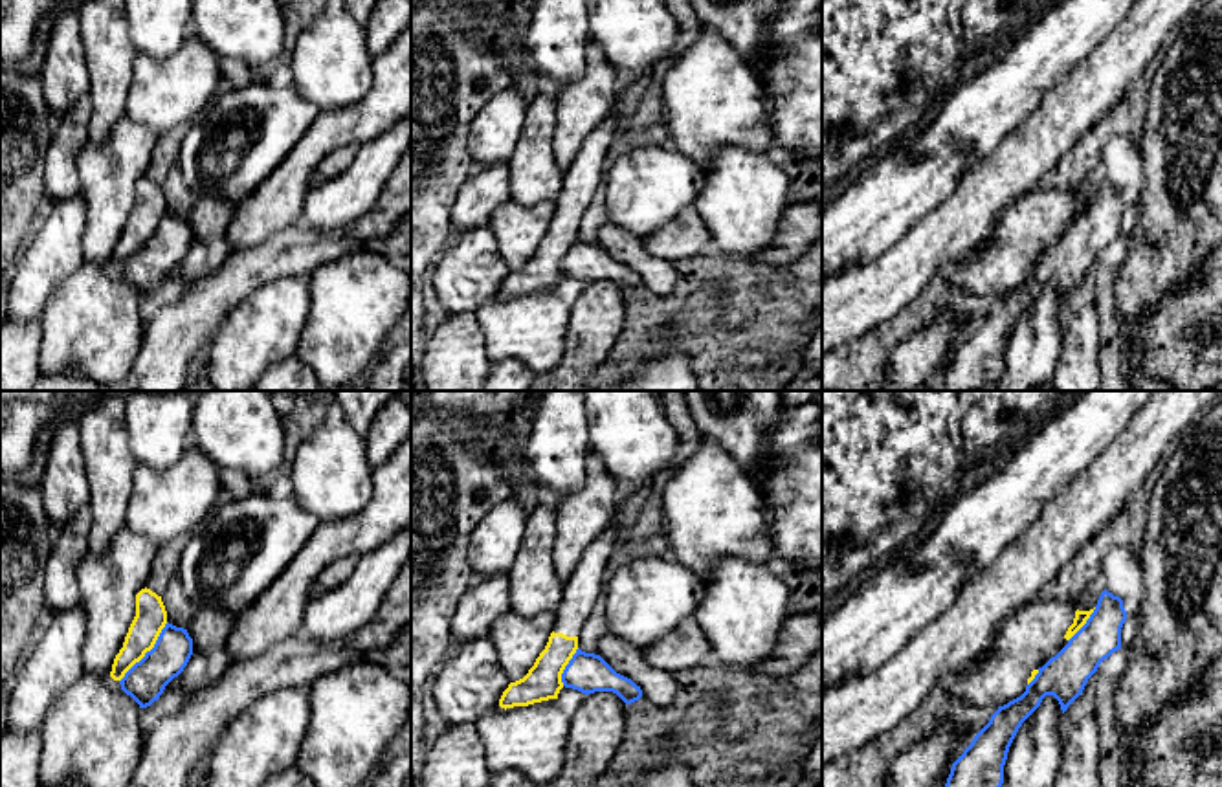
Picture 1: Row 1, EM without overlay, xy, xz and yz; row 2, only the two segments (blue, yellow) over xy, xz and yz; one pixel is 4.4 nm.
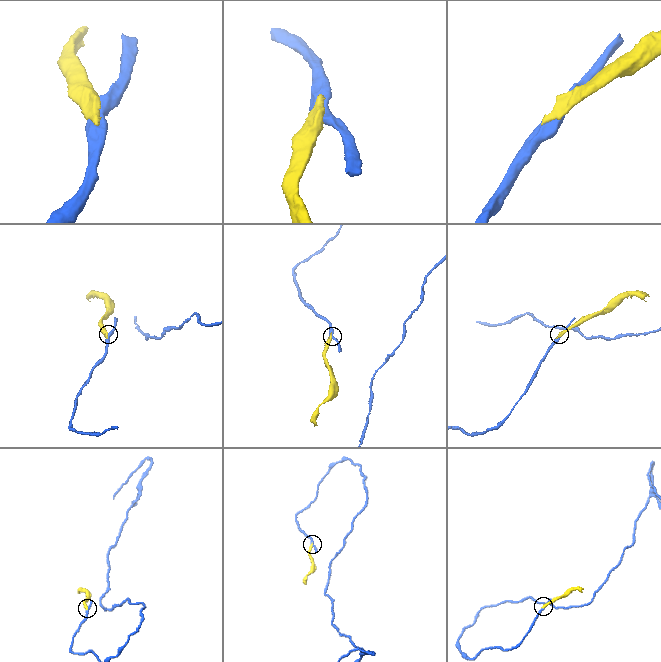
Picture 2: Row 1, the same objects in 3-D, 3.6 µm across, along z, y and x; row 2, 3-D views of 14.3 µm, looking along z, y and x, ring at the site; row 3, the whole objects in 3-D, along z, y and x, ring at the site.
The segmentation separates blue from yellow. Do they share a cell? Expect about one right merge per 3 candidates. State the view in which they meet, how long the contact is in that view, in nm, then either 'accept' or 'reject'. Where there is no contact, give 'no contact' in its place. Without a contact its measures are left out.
xy | 340 nm | reject

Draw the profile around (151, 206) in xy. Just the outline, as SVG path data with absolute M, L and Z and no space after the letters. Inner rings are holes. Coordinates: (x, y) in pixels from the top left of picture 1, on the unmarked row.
M150 178L136 183L136 205L128 216L123 237L114 248L110 266L121 270L125 262L150 240L167 213L161 185Z

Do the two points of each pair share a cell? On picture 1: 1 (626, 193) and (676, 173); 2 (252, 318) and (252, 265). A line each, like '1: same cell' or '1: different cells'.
1: same cell
2: different cells

